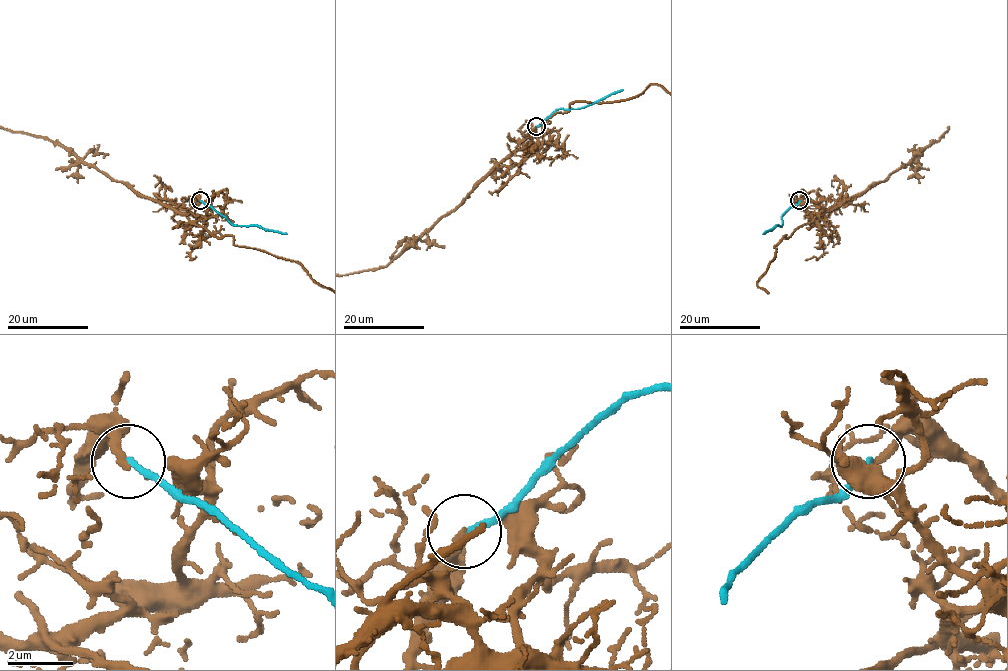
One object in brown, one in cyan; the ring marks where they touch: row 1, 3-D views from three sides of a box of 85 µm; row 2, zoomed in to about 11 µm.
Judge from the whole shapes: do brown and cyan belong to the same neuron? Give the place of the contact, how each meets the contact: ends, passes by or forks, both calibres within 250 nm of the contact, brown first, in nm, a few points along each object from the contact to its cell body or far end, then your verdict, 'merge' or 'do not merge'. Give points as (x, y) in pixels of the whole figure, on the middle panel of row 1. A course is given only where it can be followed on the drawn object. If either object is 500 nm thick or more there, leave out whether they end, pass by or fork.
(536, 126) | brown passes by | cyan ends | 180/180 nm | cyan via (536, 126), (559, 109), (580, 109), (623, 89) | do not merge

